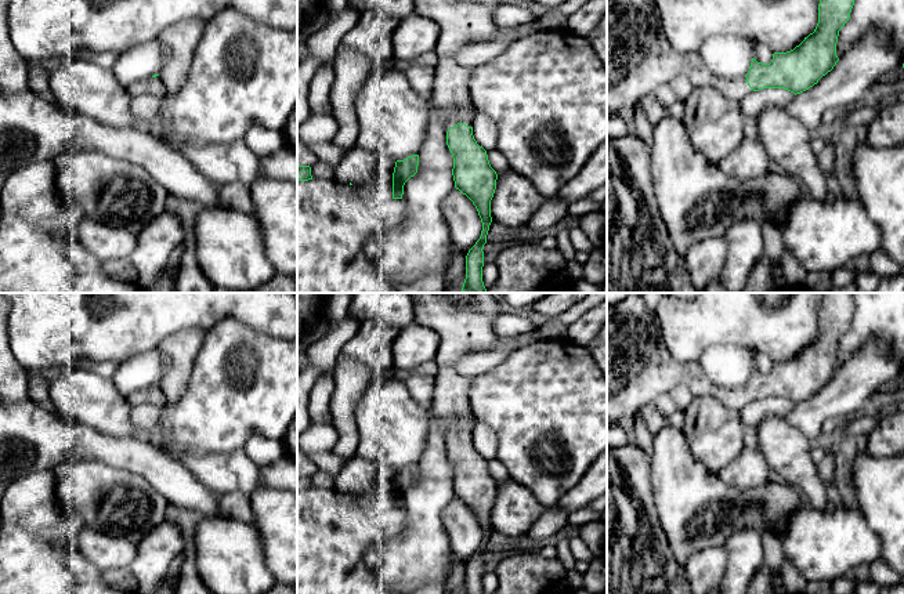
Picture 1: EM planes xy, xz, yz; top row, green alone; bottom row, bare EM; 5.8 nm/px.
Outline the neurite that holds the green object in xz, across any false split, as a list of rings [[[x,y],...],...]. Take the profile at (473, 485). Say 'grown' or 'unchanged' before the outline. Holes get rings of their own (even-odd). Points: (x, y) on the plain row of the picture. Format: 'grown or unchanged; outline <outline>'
grown; outline [[[492,293],[409,294],[415,323],[440,336],[430,416],[445,424],[455,497],[473,511],[482,532],[481,546],[466,565],[463,594],[484,594],[482,558],[492,532],[491,510],[498,483],[489,474],[487,460],[474,449],[471,434],[475,420],[467,396],[471,377],[459,374],[456,363],[470,351],[489,348],[498,340],[493,322],[502,312]]]

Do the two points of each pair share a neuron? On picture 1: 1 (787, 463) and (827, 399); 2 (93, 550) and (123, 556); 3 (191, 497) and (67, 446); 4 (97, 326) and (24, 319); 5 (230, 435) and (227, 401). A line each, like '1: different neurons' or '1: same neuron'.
1: different neurons
2: same neuron
3: same neuron
4: same neuron
5: same neuron

